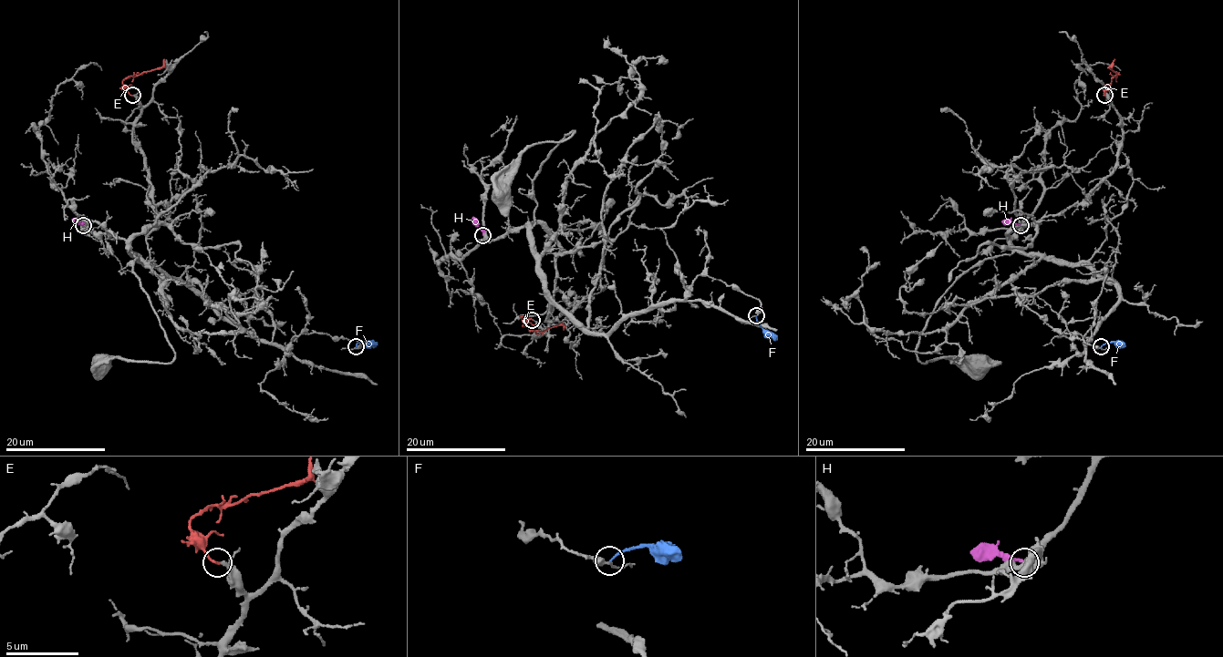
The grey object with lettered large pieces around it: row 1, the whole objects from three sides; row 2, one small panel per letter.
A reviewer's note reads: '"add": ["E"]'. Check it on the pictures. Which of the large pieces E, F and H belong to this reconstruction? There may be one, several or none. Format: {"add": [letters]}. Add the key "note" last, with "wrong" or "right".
{"add": ["E"], "note": "right"}

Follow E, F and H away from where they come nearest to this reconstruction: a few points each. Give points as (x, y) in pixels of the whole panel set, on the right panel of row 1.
E: (1104, 95), (1117, 74), (1111, 68), (1114, 58)
F: (1101, 347), (1111, 342), (1124, 344)
H: (1020, 225), (1001, 221)

